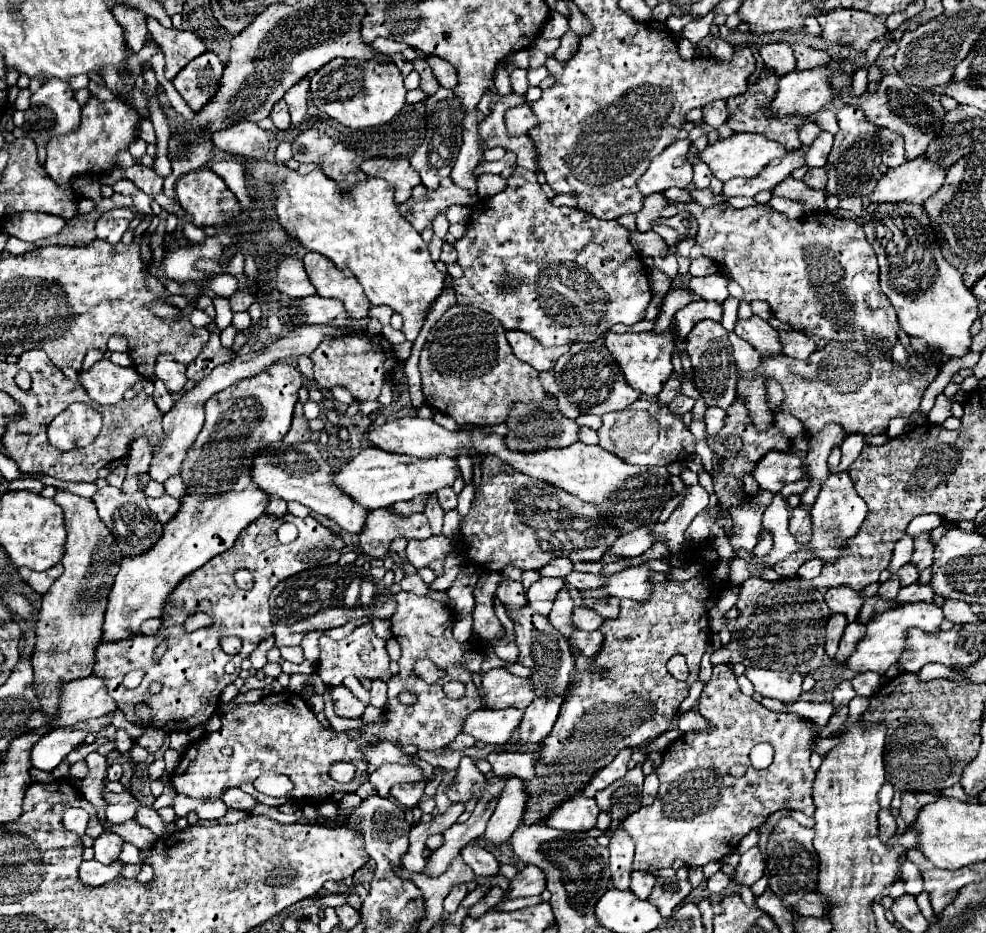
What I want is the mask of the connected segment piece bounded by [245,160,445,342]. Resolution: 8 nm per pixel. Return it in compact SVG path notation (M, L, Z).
M245 160L245 164L249 164L249 172L251 172L253 180L257 180L257 182L271 180L269 182L271 190L273 190L271 200L273 200L273 208L277 212L279 222L285 228L289 228L289 232L295 234L295 238L301 240L301 244L307 250L313 250L313 252L319 252L319 254L331 258L337 268L353 270L353 274L363 284L365 294L371 304L375 304L375 306L387 304L395 312L403 314L403 318L405 318L403 334L407 340L415 342L415 338L419 336L419 332L427 320L427 314L429 314L433 302L443 292L445 282L443 282L443 274L435 268L421 234L401 216L401 212L393 200L395 186L387 180L369 178L363 184L357 184L349 194L339 194L337 184L331 178L323 176L323 172L319 168L309 172L307 176L299 176L295 170L289 170L283 164L257 162L257 160Z

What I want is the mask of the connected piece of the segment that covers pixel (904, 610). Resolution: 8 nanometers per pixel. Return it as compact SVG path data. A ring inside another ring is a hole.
M919 602L919 604L903 604L899 608L893 608L893 610L887 610L883 614L877 614L877 616L873 616L867 622L865 636L859 640L855 652L849 658L845 658L843 668L849 668L855 674L863 674L867 670L877 672L877 674L885 674L887 668L897 662L897 658L901 656L901 652L905 648L907 628L917 626L917 628L923 628L925 632L935 634L935 632L939 632L941 620L943 620L941 608L935 606L935 604L923 604L923 602Z

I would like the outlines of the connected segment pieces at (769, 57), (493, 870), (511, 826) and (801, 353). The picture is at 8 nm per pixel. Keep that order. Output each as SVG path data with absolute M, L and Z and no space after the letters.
M775 42L775 44L763 44L759 48L759 54L763 58L765 64L769 64L769 68L775 70L775 74L783 76L795 70L795 58L793 58L793 50L789 44L785 42Z
M469 844L467 848L461 850L461 856L473 868L473 872L479 876L497 876L499 874L499 866L501 866L499 860L485 848L481 848L479 844Z
M513 776L511 780L507 780L507 788L503 790L503 796L499 798L495 814L487 824L483 842L495 846L509 840L523 818L525 802L527 802L527 794L523 790L523 780Z
M781 332L781 344L783 344L783 352L787 356L805 360L809 358L809 354L813 354L817 350L815 342L805 336L803 332Z

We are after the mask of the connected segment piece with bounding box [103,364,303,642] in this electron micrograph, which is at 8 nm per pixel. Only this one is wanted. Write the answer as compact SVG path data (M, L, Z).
M275 364L275 368L267 368L267 372L259 376L233 384L231 388L219 392L219 396L213 396L205 404L205 426L199 432L197 440L191 444L191 450L187 450L187 458L183 460L179 474L185 486L189 486L181 498L181 508L167 524L163 524L163 534L157 540L159 544L155 544L151 550L139 556L125 556L121 560L121 570L115 576L115 584L109 594L109 604L105 612L103 642L125 640L137 634L139 626L145 620L159 618L163 614L163 600L167 600L167 596L175 590L179 580L183 580L193 570L201 568L213 556L229 550L235 544L241 530L245 530L253 520L257 520L265 512L269 504L269 494L255 486L255 482L251 480L251 470L259 452L263 448L271 448L271 444L283 440L283 436L289 432L293 406L297 402L301 382L303 376L297 368L287 364Z

